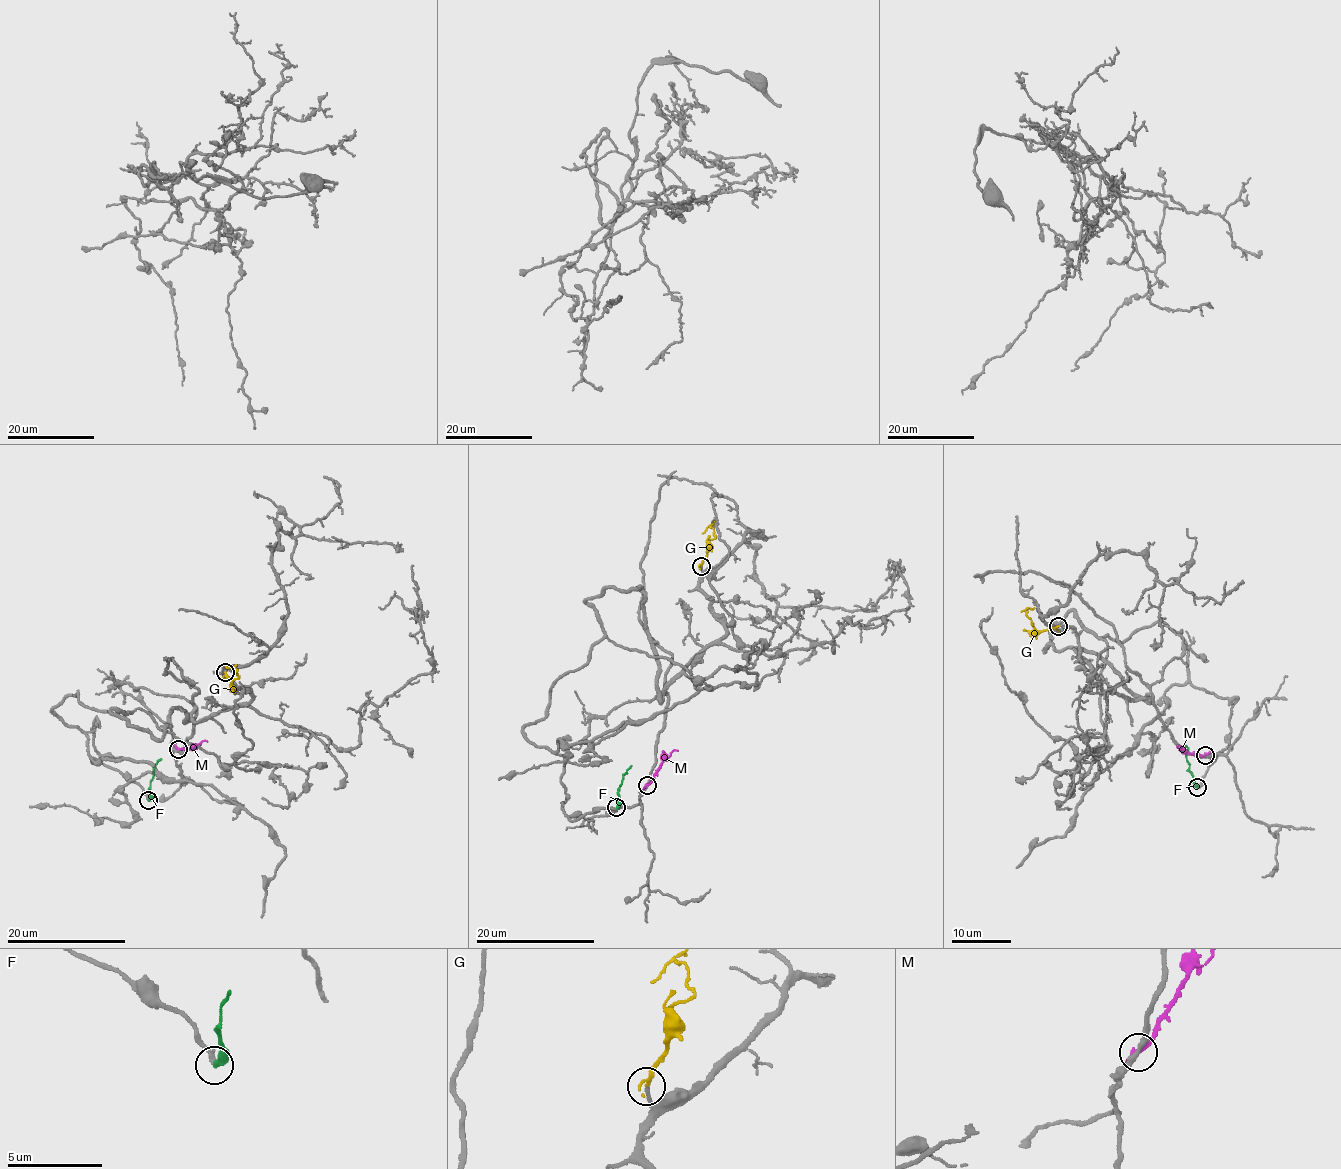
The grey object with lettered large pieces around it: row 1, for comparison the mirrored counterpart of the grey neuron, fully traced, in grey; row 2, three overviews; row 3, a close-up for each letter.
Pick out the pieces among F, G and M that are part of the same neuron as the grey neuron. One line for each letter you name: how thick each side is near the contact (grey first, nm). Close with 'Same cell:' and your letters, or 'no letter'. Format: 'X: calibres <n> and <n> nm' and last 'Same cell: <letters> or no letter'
G: calibres 180 and 140 nm
Same cell: G

